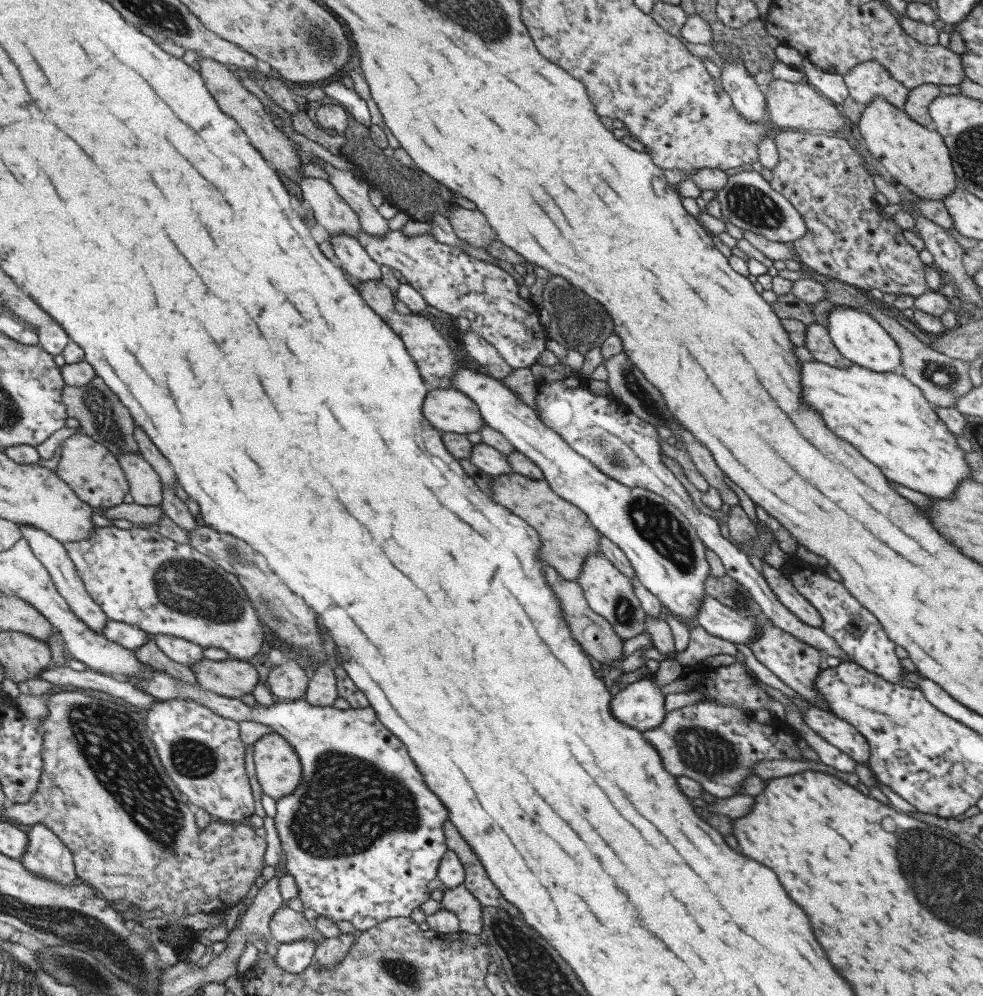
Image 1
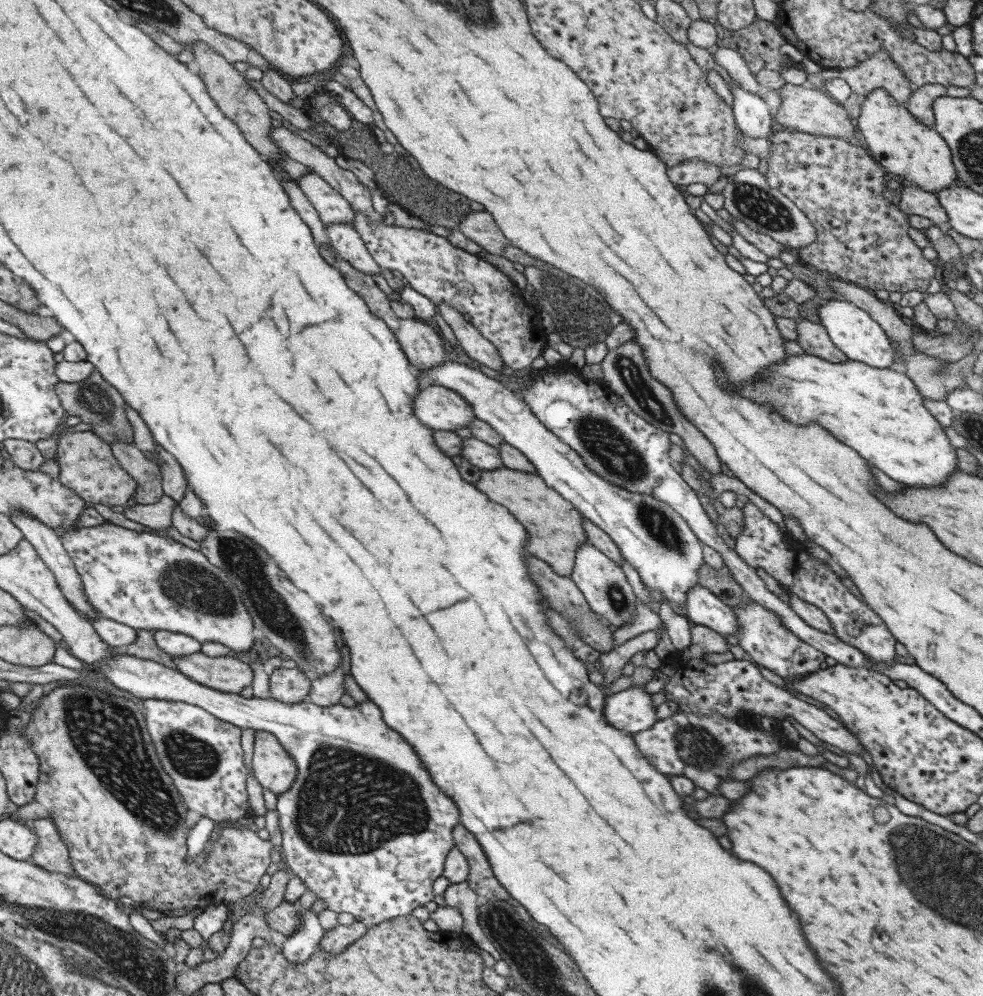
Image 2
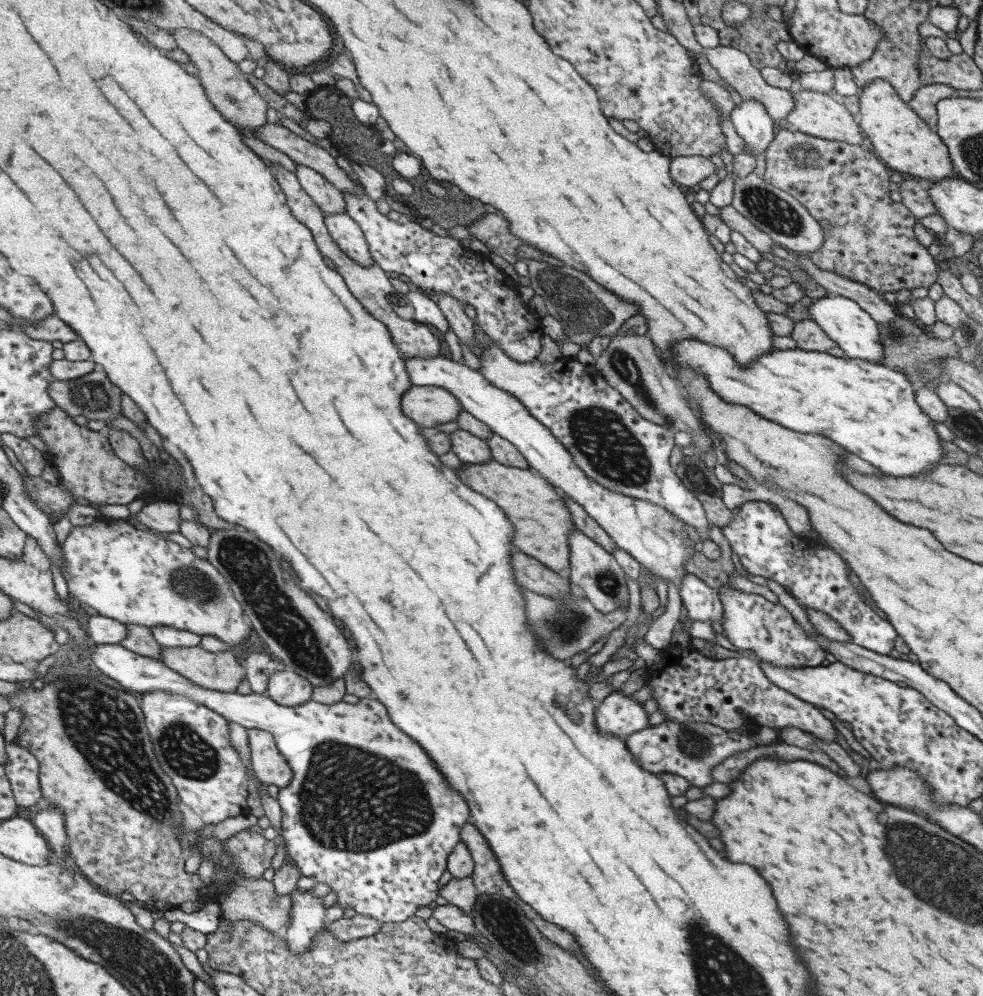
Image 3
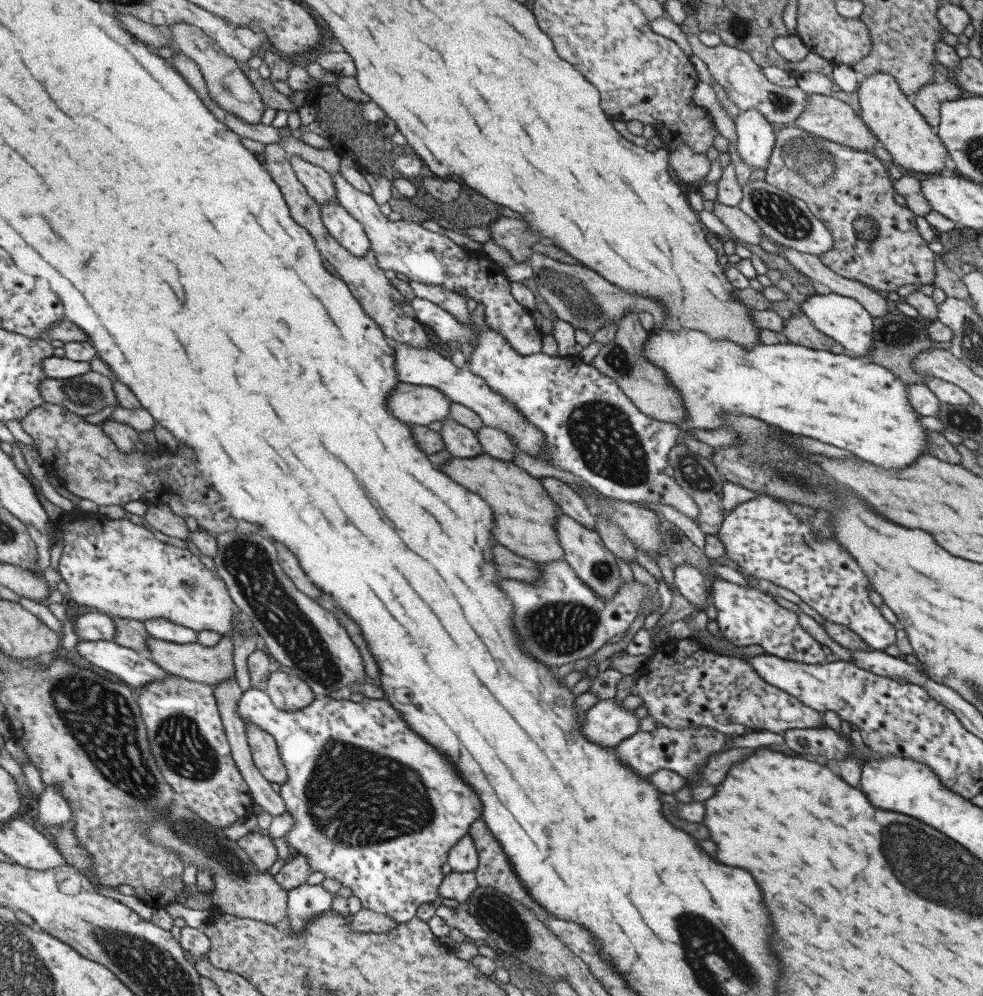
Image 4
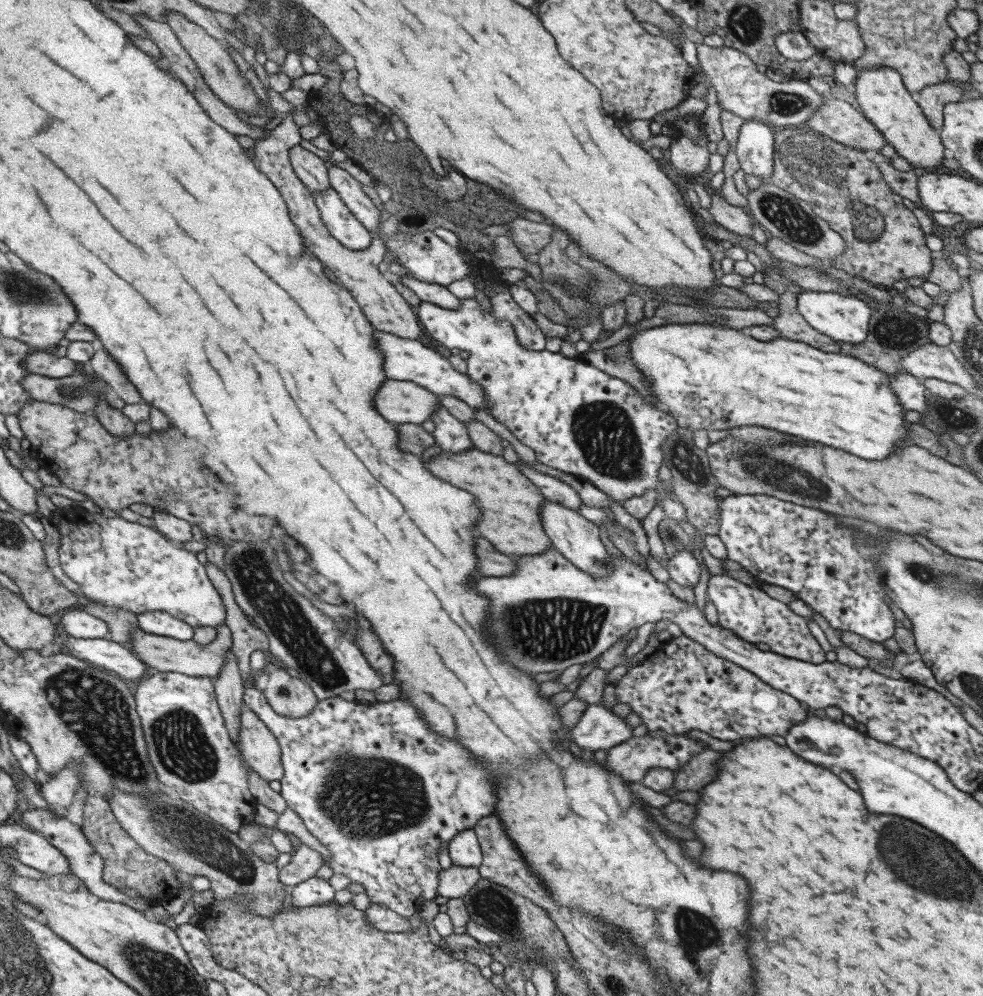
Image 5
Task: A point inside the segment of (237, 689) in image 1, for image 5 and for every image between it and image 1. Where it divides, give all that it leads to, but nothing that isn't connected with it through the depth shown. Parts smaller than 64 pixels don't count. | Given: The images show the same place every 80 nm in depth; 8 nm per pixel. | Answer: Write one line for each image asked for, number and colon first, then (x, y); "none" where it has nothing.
2: (227, 674)
3: (220, 671)
4: (211, 665)
5: (186, 657)

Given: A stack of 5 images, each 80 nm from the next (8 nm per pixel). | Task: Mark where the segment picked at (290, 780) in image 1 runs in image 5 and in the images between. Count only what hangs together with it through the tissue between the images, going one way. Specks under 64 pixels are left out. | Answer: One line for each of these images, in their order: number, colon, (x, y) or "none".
2: (272, 767)
3: (269, 767)
4: (263, 749)
5: (258, 747)

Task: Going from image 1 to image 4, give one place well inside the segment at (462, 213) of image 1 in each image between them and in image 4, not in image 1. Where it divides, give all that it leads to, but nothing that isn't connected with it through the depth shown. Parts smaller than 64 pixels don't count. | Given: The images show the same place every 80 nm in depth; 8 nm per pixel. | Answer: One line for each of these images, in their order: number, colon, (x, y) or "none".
2: (479, 226)
3: (491, 229)
4: (511, 234)

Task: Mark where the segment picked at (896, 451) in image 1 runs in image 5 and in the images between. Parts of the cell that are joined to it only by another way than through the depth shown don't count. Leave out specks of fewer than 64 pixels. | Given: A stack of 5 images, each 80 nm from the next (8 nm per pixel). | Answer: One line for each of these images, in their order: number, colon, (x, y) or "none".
2: (878, 412)
3: (870, 410)
4: (841, 400)
5: (694, 372)

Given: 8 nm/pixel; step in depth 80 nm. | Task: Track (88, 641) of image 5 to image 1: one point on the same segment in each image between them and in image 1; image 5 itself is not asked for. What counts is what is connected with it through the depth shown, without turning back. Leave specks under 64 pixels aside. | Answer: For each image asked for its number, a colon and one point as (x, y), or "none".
1: (361, 834)
2: (362, 825)
3: (366, 812)
4: (132, 668)

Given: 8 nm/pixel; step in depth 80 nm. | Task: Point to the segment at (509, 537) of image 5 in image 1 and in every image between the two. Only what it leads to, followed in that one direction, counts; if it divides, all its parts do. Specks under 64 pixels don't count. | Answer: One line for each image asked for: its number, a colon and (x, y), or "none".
1: (566, 537)
2: (554, 530)
3: (540, 522)
4: (524, 514)

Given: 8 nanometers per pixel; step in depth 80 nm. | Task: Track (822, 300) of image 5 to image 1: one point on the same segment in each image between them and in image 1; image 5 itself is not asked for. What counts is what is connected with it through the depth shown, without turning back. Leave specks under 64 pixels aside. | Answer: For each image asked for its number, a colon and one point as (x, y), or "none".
1: (857, 337)
2: (850, 329)
3: (842, 320)
4: (844, 320)

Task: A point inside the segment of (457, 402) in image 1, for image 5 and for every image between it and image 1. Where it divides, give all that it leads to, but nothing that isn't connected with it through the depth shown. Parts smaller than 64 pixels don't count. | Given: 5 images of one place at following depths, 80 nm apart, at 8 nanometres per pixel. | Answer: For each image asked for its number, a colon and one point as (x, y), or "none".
2: (437, 408)
3: (426, 406)
4: (415, 405)
5: (396, 401)

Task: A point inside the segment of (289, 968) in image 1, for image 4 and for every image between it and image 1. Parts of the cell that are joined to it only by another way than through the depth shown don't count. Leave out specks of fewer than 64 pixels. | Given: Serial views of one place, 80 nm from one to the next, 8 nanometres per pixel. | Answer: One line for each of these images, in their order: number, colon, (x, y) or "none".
2: (296, 948)
3: (306, 916)
4: (305, 901)

